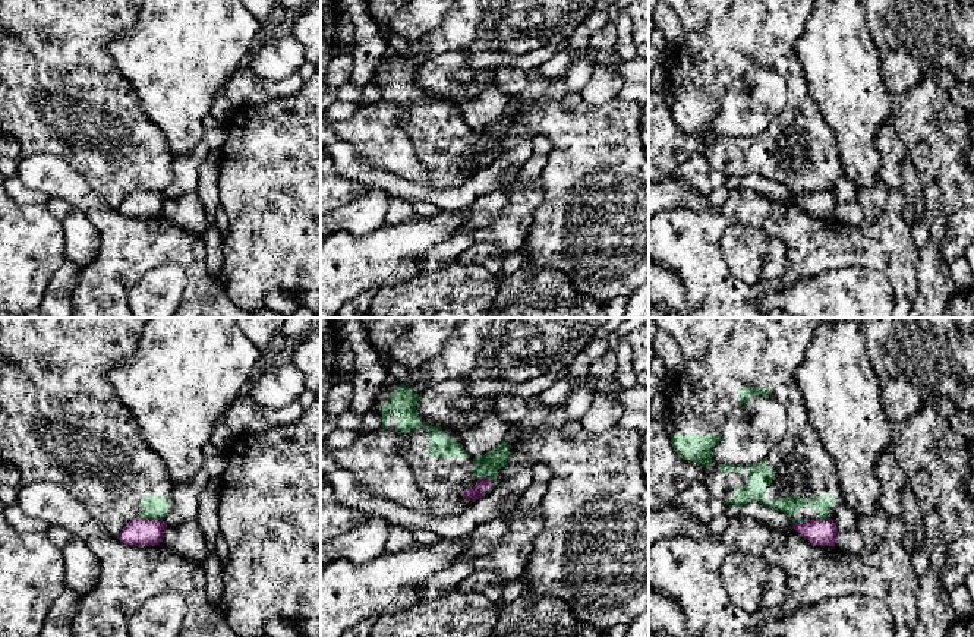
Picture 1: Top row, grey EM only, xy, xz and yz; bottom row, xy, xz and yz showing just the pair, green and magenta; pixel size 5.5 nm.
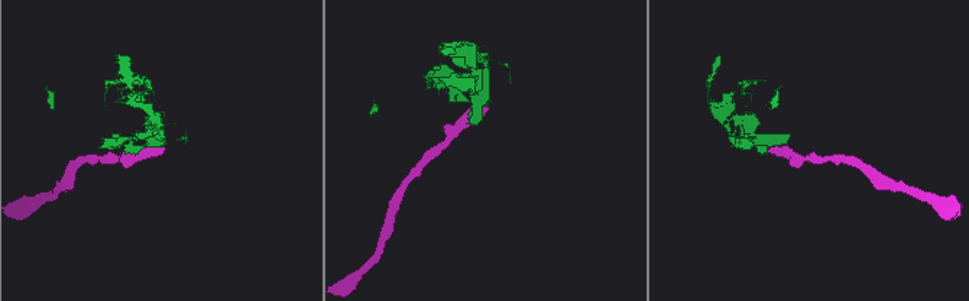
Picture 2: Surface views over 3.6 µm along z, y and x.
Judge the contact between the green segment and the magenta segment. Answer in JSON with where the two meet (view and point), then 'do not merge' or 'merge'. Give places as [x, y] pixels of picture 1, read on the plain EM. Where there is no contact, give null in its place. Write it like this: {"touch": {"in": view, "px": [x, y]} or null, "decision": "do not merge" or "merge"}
{"touch": {"in": "xz", "px": [492, 157]}, "decision": "do not merge"}

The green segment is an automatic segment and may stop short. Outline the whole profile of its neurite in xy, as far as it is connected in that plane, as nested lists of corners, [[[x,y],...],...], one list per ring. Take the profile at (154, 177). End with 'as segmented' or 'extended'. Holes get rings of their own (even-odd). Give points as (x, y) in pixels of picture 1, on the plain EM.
[[[0,0],[0,133],[18,141],[25,157],[48,154],[62,157],[76,170],[94,192],[114,211],[135,190],[163,192],[173,182],[174,155],[163,132],[145,116],[132,85],[117,70],[116,60],[107,51],[108,42],[130,26],[145,0]]] | extended

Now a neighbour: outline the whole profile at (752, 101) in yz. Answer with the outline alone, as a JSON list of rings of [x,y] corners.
[[[754,67],[726,89],[721,113],[712,122],[715,138],[747,138],[766,132],[785,108],[788,86],[770,67]]]

